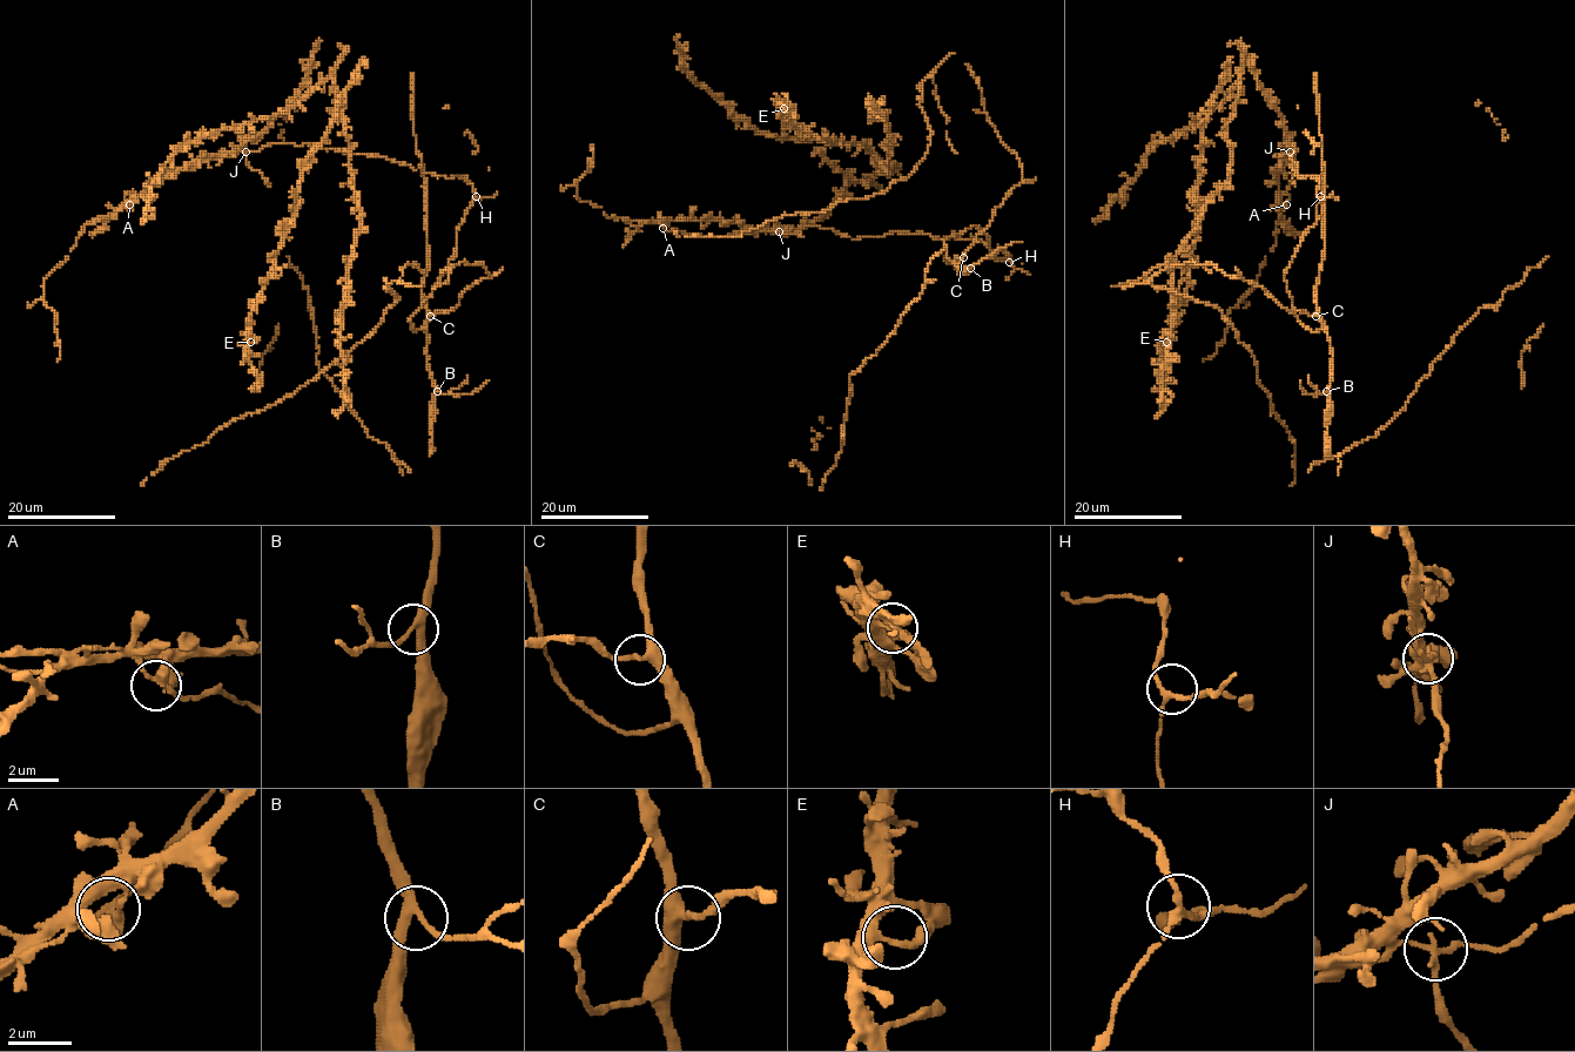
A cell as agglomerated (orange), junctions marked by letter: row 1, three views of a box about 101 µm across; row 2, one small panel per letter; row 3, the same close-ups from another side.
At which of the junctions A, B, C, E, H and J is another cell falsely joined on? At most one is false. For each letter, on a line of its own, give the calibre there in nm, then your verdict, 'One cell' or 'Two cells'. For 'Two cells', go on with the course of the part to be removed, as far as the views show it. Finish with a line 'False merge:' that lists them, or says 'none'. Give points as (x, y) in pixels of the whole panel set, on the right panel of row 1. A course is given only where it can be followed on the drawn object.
A: Thickness 280 nm. One cell
B: Thickness 240 nm. One cell
C: Thickness 260 nm. One cell
E: Thickness 240 nm. One cell
H: Thickness 190 nm. One cell
J: Thickness 160 nm. Two cells. Course of the part to remove: (1289, 152), (1296, 186)
False merge: J

